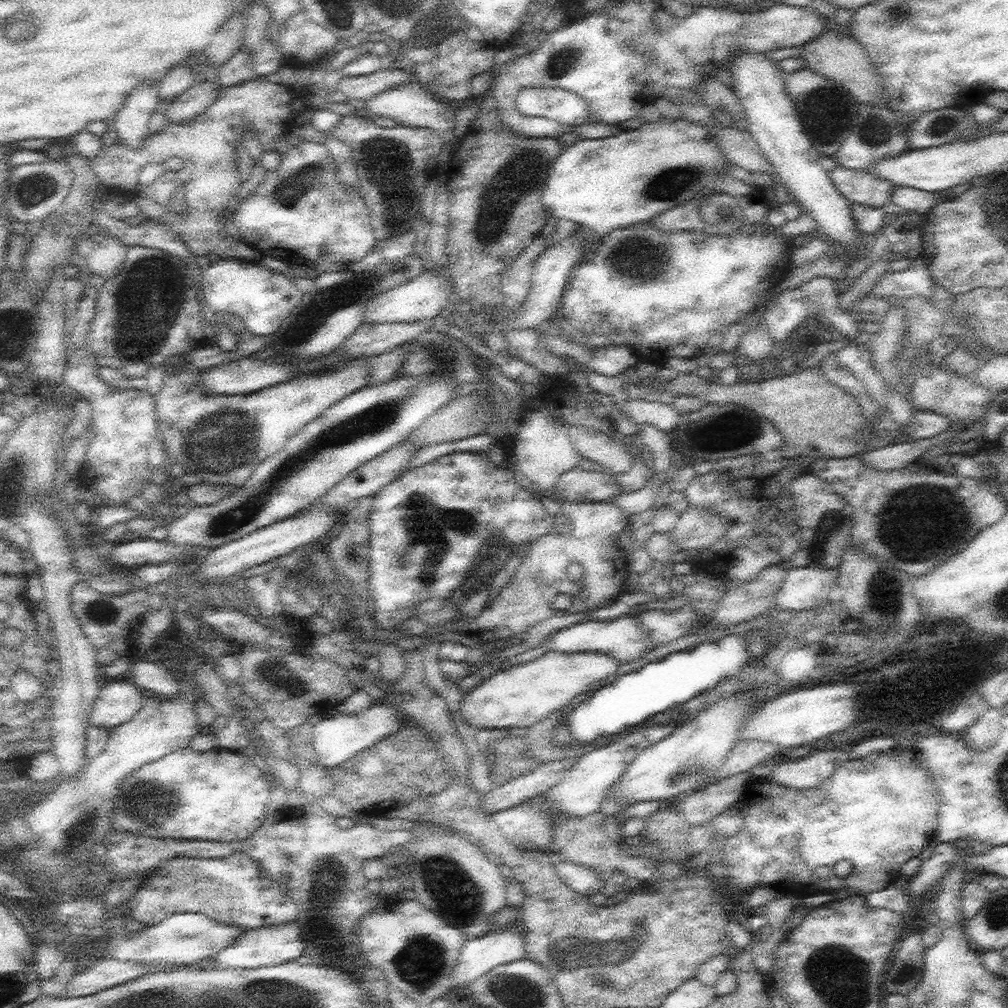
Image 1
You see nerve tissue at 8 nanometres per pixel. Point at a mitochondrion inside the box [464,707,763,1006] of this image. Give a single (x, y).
(609, 967)

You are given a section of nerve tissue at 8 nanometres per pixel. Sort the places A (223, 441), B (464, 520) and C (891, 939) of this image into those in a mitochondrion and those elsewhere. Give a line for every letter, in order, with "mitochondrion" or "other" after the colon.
A: mitochondrion
B: mitochondrion
C: other

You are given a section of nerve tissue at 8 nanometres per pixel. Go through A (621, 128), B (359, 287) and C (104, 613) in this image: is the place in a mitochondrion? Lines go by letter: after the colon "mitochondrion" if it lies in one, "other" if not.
A: other
B: mitochondrion
C: mitochondrion

